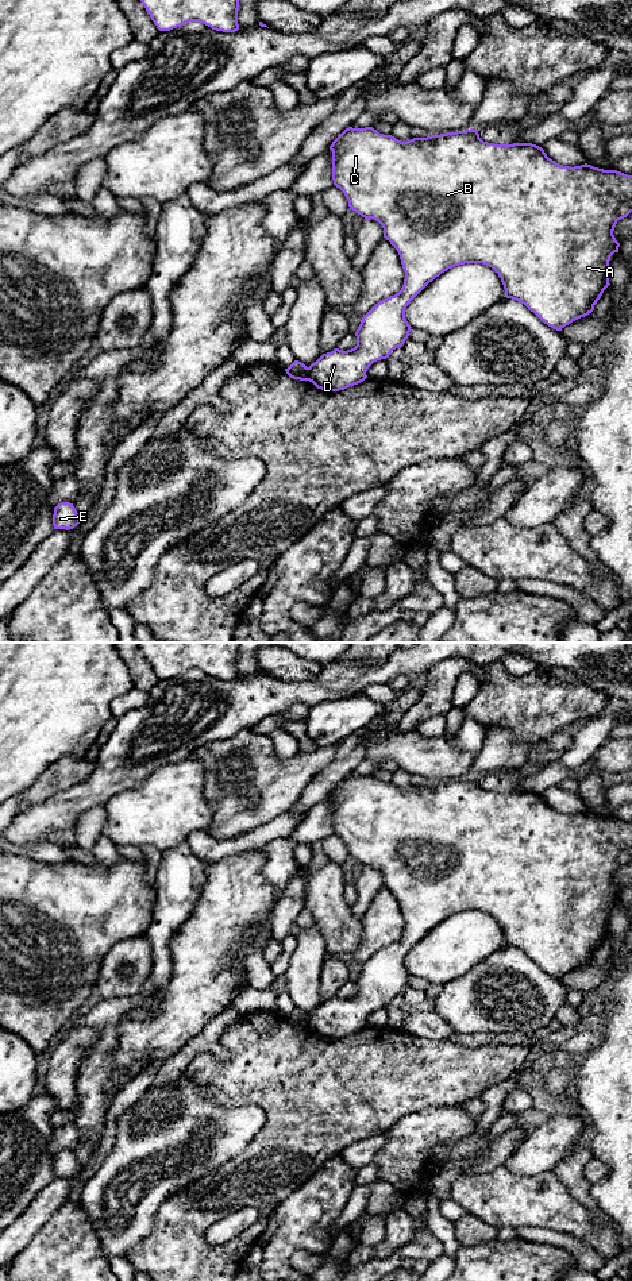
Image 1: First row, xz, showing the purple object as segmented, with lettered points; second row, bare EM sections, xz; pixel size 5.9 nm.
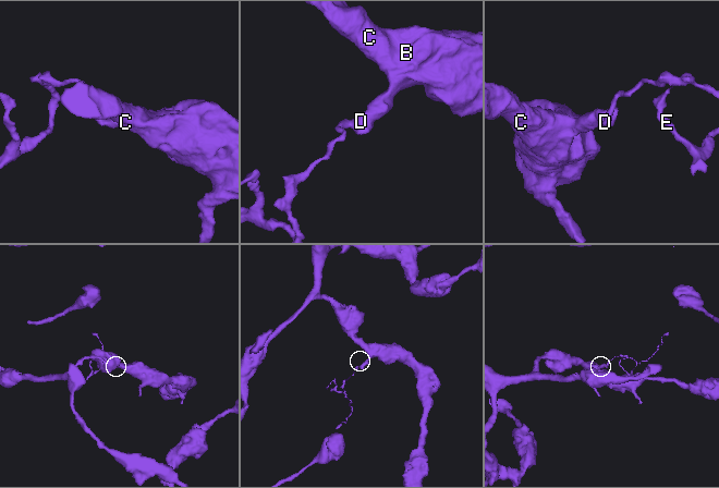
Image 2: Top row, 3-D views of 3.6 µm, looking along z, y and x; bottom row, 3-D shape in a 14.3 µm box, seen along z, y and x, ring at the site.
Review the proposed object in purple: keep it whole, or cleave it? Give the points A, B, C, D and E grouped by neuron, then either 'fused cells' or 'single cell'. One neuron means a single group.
A B C D / E; fused cells

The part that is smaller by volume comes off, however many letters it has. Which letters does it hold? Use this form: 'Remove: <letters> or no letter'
Remove: E

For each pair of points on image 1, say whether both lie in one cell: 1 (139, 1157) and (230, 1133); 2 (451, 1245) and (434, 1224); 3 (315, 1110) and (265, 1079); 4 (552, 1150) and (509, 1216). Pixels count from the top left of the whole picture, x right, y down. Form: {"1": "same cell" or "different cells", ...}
{"1": "same cell", "2": "same cell", "3": "same cell", "4": "different cells"}

